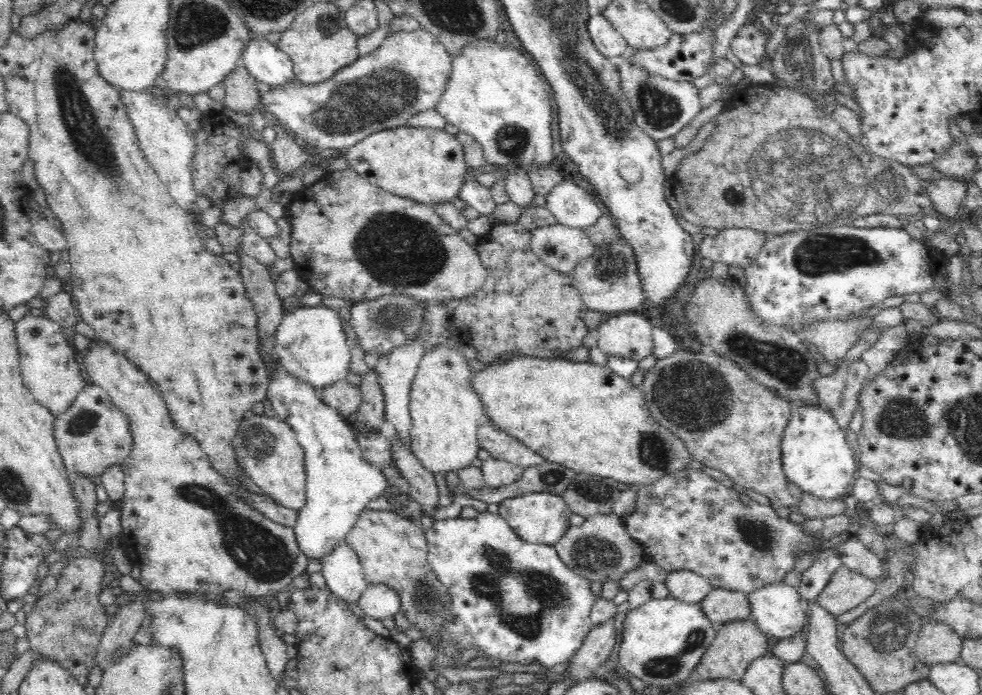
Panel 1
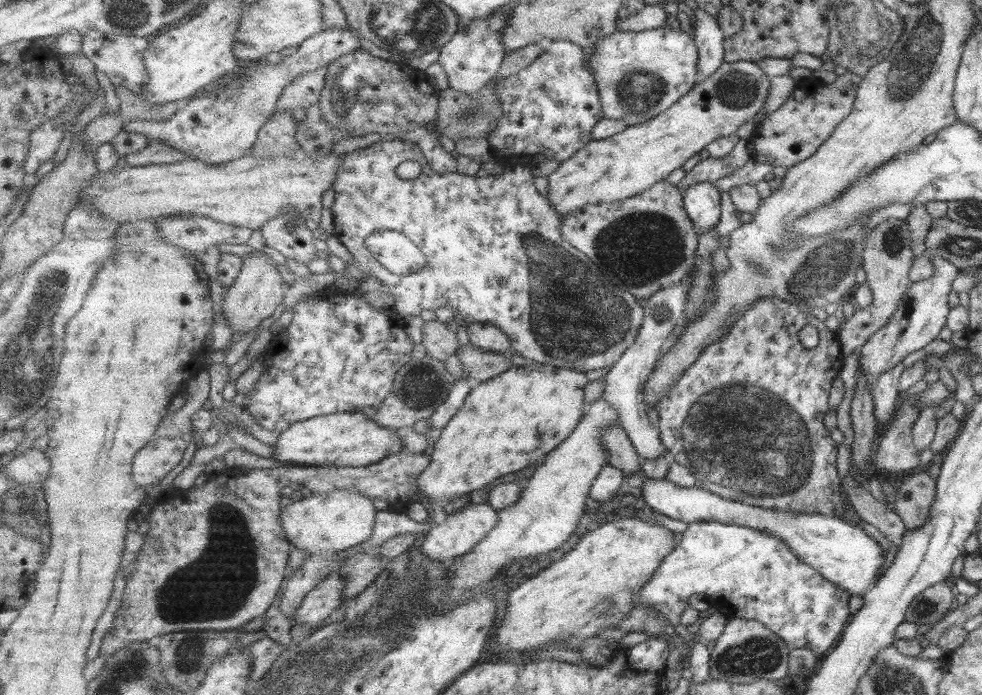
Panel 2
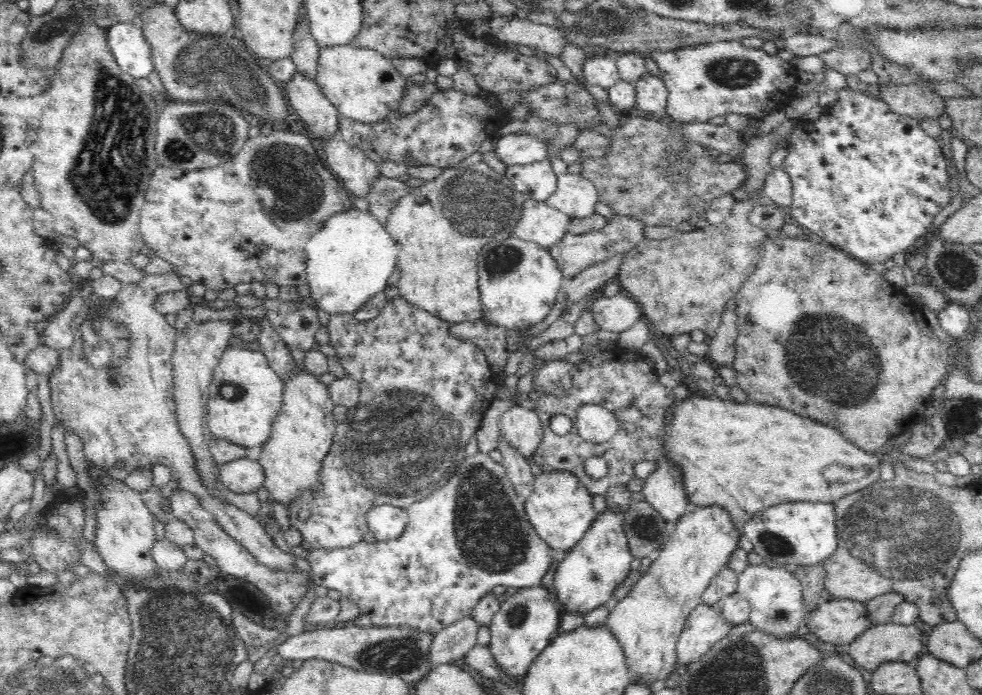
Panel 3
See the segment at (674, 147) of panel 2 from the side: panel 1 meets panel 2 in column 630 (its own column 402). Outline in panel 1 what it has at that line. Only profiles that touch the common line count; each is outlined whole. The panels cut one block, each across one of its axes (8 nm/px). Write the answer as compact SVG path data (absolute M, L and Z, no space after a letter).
M400 127L374 134L343 151L349 167L383 191L414 200L430 208L454 203L461 195L467 162L463 146L445 130Z

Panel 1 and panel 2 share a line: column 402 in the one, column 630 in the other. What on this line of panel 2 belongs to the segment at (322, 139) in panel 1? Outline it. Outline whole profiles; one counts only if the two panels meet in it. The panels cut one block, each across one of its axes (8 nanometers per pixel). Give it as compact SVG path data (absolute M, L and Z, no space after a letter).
M669 26L647 30L616 31L612 36L599 40L595 49L589 54L589 66L596 75L601 89L605 118L622 120L628 126L636 126L653 120L672 108L681 98L693 91L698 83L697 68L700 66L700 53L692 32L671 29Z

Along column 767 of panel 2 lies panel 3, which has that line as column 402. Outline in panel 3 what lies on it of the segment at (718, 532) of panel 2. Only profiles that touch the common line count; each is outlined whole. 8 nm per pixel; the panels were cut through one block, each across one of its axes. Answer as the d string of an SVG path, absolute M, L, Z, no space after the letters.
M478 452L475 456L467 456L467 458L454 471L454 476L448 482L430 493L430 496L412 503L406 509L409 521L404 532L397 538L388 542L368 543L360 541L358 544L348 548L317 548L312 549L307 555L307 561L311 566L311 578L313 584L330 588L330 590L338 590L341 596L346 596L349 601L358 605L362 614L367 614L371 618L371 624L374 626L384 627L402 627L436 634L443 628L449 627L451 624L457 623L462 618L470 616L478 602L482 597L492 593L492 588L495 586L512 586L514 588L528 588L541 584L544 574L548 572L548 568L552 566L552 558L550 557L549 544L538 536L535 528L527 517L525 511L525 500L521 499L515 491L511 480L506 475L506 469L502 464L494 462L489 454Z

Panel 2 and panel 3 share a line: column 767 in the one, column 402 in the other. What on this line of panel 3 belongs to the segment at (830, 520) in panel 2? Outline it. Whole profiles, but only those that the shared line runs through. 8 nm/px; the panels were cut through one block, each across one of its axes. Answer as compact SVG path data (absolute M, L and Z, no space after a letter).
M381 504L371 508L366 514L369 531L377 542L397 539L407 527L409 516L405 509L396 505Z

